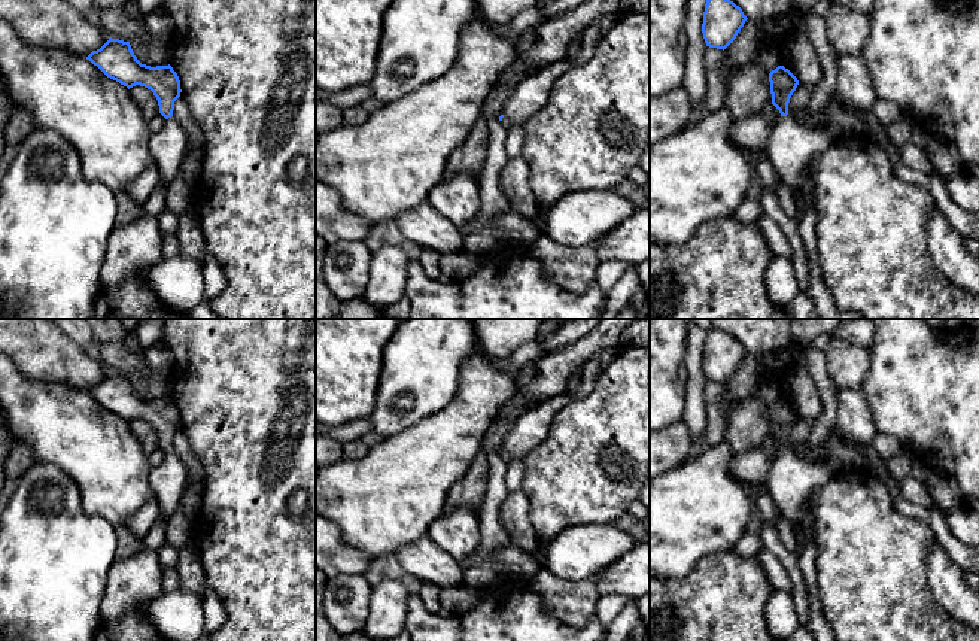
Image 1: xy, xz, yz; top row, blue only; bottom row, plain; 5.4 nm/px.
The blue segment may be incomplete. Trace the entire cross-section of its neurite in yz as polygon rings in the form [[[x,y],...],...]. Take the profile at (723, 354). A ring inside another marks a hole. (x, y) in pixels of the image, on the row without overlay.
[[[711,328],[703,346],[702,367],[706,380],[726,383],[738,370],[748,352],[729,332]]]

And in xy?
[[[112,371],[100,383],[92,385],[86,394],[128,423],[140,419],[156,431],[165,458],[159,465],[152,467],[149,484],[158,499],[161,517],[170,522],[188,483],[188,470],[173,450],[174,435],[182,426],[177,407],[170,398],[156,401],[142,398],[130,376]]]

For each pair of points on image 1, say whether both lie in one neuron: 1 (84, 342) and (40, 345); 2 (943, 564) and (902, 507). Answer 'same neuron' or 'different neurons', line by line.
1: different neurons
2: different neurons

